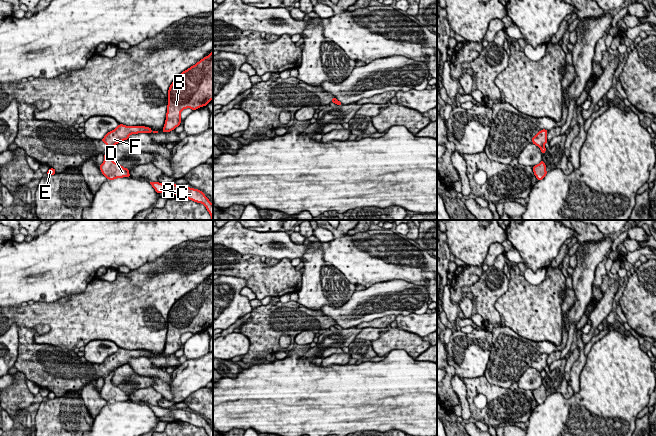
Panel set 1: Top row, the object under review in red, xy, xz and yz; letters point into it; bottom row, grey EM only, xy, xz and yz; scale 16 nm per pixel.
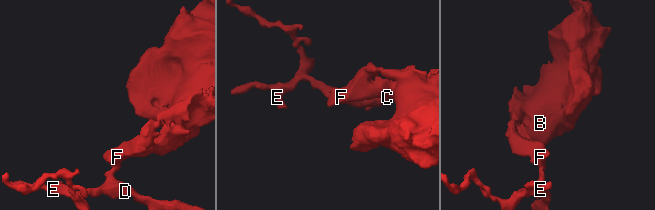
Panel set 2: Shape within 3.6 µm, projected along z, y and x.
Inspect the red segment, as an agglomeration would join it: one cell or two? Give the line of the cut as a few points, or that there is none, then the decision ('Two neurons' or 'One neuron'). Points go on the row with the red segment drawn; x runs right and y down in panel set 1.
Split along xy (113, 146), (111, 148). Two neurons

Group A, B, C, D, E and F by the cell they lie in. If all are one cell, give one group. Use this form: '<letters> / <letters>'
A C D E / B F

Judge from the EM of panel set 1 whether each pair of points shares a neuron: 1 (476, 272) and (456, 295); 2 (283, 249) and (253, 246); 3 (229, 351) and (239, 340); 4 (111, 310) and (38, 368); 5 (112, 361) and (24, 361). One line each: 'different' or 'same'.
1: same
2: same
3: same
4: different
5: same

